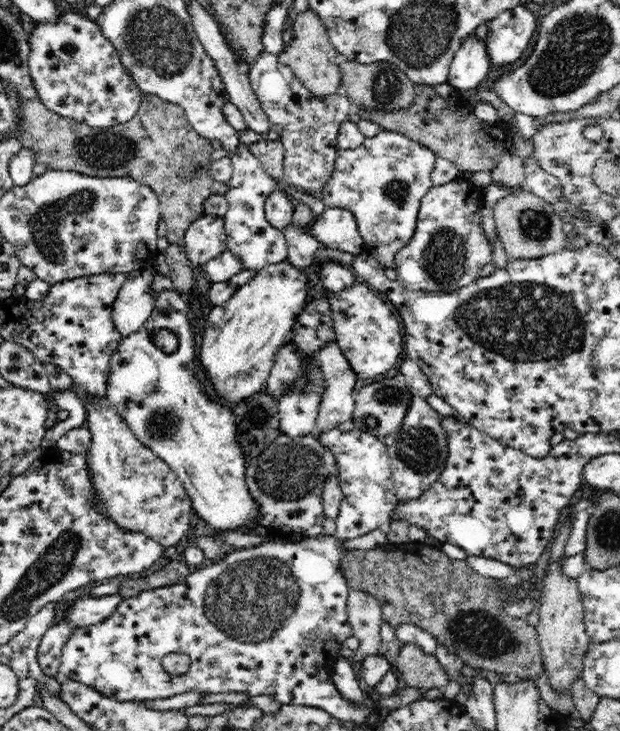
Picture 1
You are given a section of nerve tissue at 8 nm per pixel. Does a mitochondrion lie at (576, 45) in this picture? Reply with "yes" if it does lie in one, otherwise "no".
yes

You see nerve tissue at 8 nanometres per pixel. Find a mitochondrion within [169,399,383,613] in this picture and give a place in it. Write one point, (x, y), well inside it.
(289, 473)

